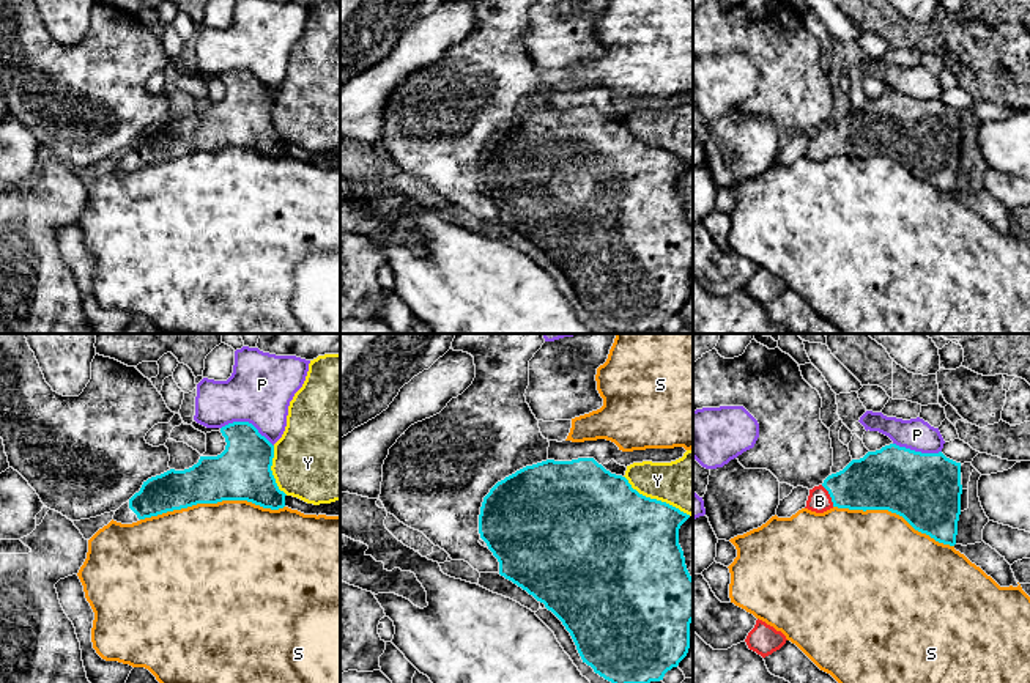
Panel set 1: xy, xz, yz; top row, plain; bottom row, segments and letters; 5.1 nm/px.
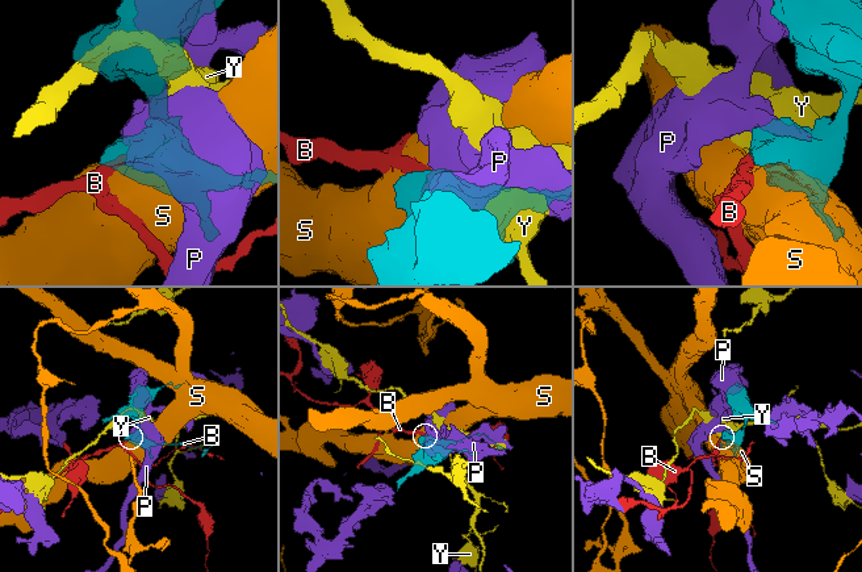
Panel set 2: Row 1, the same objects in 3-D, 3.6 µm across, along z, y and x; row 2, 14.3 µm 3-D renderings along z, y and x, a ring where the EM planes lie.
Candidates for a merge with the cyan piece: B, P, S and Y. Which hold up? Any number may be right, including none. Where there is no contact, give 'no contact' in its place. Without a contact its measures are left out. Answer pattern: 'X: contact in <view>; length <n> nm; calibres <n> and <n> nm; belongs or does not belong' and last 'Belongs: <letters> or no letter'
B: contact in yz; length 130 nm; calibres 280 and 120 nm; belongs
P: contact in xy; length 280 nm; calibres 280 and 320 nm; does not belong
S: contact in xy; length 750 nm; calibres 280 and 500 nm; does not belong
Y: contact in xz; length 400 nm; calibres 480 and 300 nm; does not belong
Belongs: B

